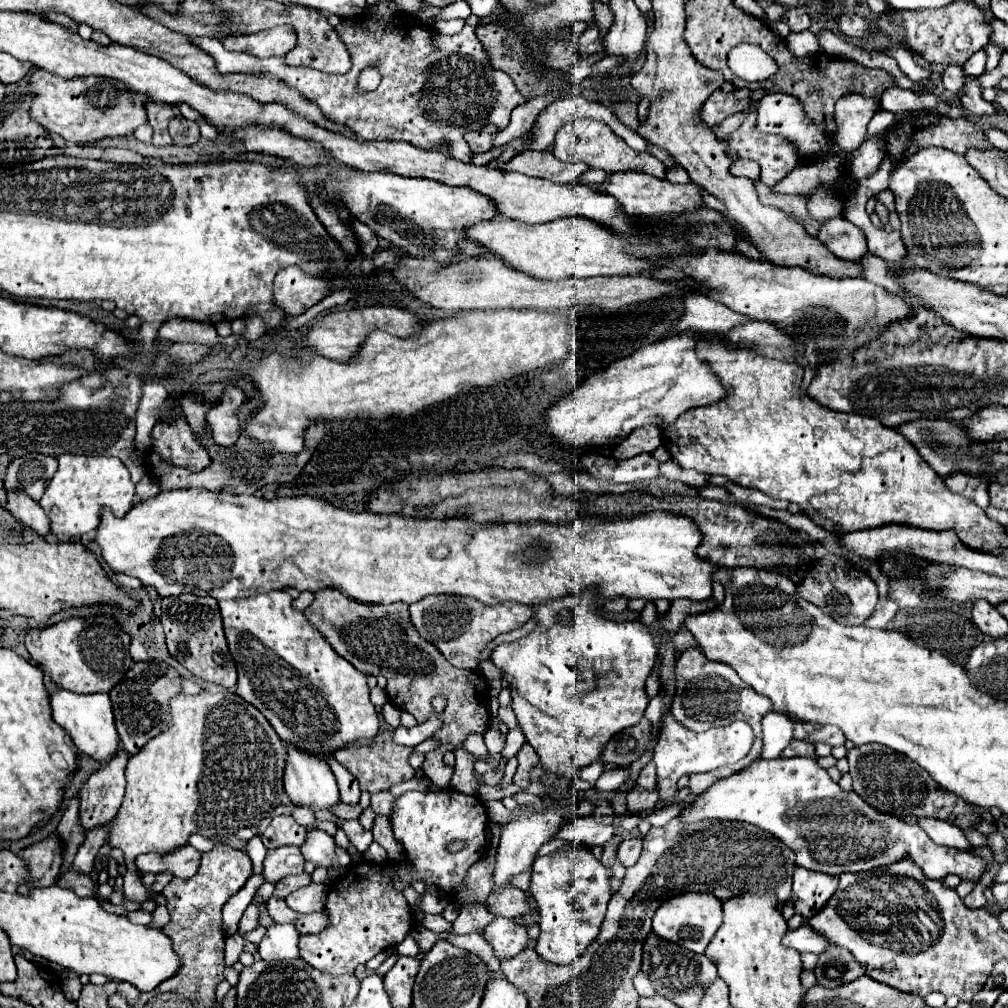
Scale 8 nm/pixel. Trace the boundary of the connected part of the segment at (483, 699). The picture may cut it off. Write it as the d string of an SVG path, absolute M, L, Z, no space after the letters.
M322 588L316 592L314 602L306 608L306 618L322 632L330 646L362 674L386 676L386 694L390 702L396 708L410 712L418 722L430 716L432 700L436 696L442 696L446 700L446 710L442 712L444 726L432 735L442 742L442 746L426 754L422 770L436 788L448 788L452 768L444 764L444 752L462 746L464 738L470 732L484 734L488 730L490 694L486 680L474 670L454 668L434 644L428 644L424 638L420 638L418 630L410 622L406 604L364 604L346 598L336 588Z

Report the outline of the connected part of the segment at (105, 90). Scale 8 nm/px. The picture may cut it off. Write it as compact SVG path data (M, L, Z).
M32 68L26 92L32 96L32 120L36 120L50 134L58 134L70 142L88 144L106 136L130 136L134 128L146 124L144 104L148 98L128 90L120 80L96 76L66 80L40 68Z

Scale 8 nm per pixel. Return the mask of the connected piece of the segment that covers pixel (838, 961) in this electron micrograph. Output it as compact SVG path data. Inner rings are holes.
M830 944L818 958L818 966L814 968L814 974L816 974L816 980L820 986L824 988L836 988L836 986L842 986L842 984L848 984L860 976L866 974L866 968L846 950L846 948L840 948L836 944Z

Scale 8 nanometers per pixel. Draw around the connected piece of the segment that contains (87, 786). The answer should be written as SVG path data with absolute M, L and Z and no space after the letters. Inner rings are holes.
M120 748L108 762L100 766L100 770L96 770L84 782L80 792L80 820L86 830L102 826L118 814L124 798L124 786L126 786L124 768L128 758L130 754ZM90 790L100 790L100 804L92 812L86 812L86 798Z

